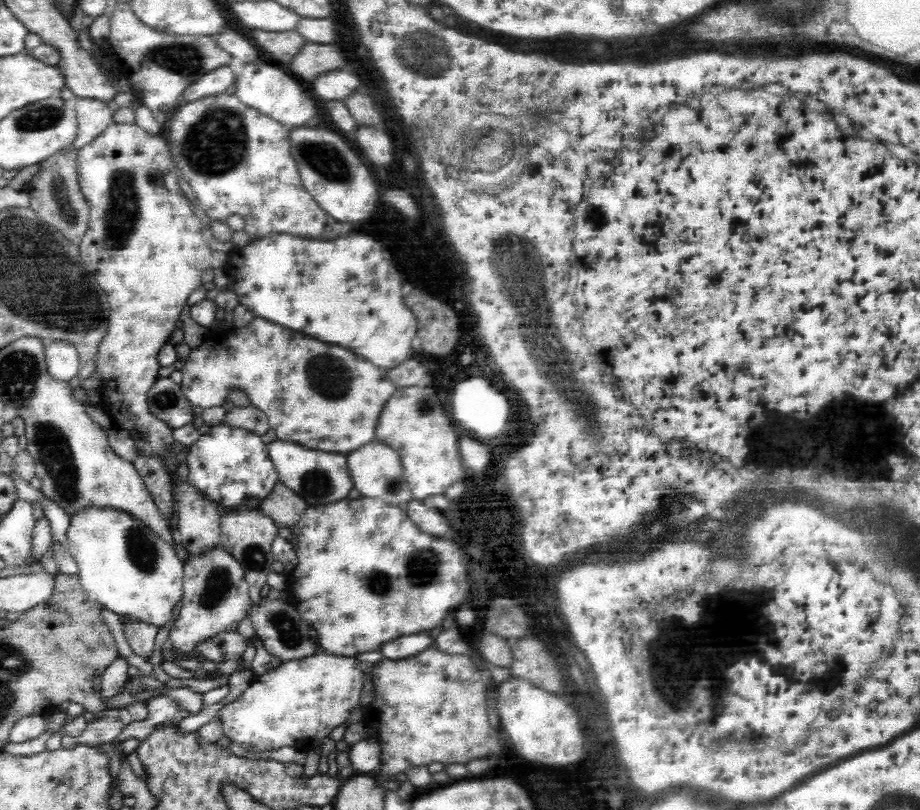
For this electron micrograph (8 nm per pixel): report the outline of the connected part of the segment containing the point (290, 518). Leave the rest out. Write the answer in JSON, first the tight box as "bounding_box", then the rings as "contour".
{"bounding_box":[258,481,309,528],"contour":[[[279,481],[268,498],[260,504],[258,511],[272,520],[279,528],[294,528],[300,520],[300,516],[309,508],[302,497],[288,489],[286,484]]]}

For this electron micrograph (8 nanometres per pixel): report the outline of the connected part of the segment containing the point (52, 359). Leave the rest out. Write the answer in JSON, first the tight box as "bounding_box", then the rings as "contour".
{"bounding_box":[45,340,79,381],"contour":[[[55,340],[45,346],[45,361],[52,379],[69,381],[79,372],[79,354],[72,343]]]}

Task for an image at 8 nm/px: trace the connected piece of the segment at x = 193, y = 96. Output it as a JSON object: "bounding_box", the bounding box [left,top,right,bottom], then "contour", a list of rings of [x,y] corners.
{"bounding_box":[178,66,236,106],"contour":[[[228,66],[204,74],[200,80],[193,82],[179,96],[178,106],[186,101],[200,100],[204,96],[216,96],[216,94],[225,93],[228,86],[235,81],[235,76],[236,72],[232,72]]]}

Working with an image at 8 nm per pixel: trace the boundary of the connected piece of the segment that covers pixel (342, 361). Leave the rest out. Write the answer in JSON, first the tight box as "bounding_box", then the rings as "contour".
{"bounding_box":[179,317,395,454],"contour":[[[254,317],[250,324],[245,327],[235,327],[228,330],[210,330],[205,334],[202,343],[196,348],[191,349],[188,358],[184,361],[184,366],[181,369],[181,381],[179,382],[180,388],[187,396],[188,402],[192,406],[200,406],[200,408],[212,408],[212,406],[228,406],[228,394],[237,388],[241,390],[248,398],[253,406],[259,408],[266,414],[269,420],[270,433],[274,438],[280,440],[284,439],[286,442],[293,442],[304,446],[310,450],[317,450],[320,452],[333,452],[346,454],[363,447],[365,444],[372,442],[375,439],[375,428],[378,424],[382,409],[387,400],[392,396],[395,391],[394,384],[391,383],[389,376],[386,376],[386,370],[377,367],[364,357],[350,352],[341,346],[334,346],[333,344],[326,344],[325,342],[318,342],[309,336],[304,336],[304,333],[292,331],[289,328],[281,327],[280,324],[273,323],[272,321]]]}

